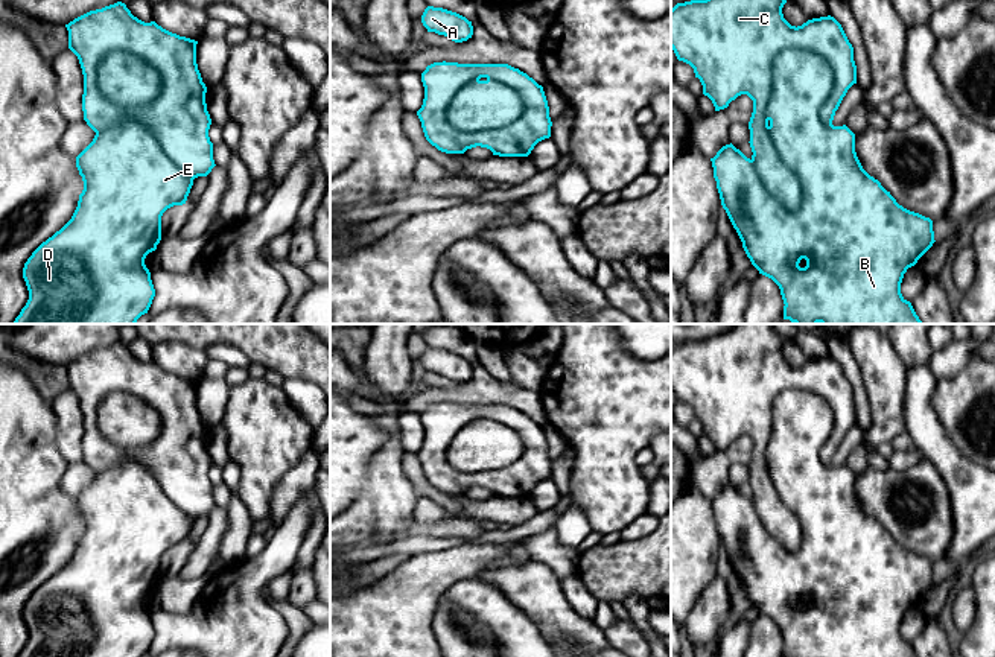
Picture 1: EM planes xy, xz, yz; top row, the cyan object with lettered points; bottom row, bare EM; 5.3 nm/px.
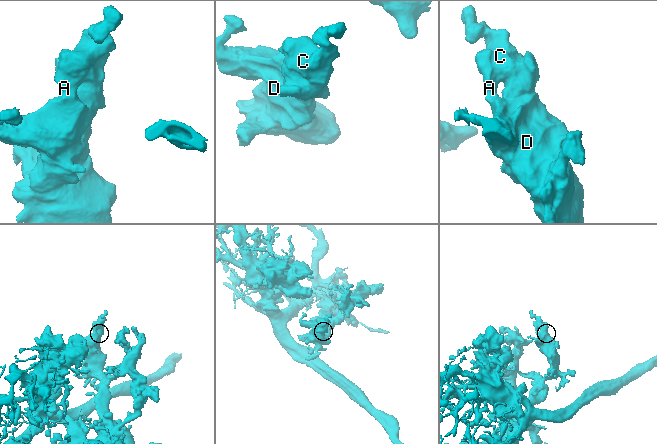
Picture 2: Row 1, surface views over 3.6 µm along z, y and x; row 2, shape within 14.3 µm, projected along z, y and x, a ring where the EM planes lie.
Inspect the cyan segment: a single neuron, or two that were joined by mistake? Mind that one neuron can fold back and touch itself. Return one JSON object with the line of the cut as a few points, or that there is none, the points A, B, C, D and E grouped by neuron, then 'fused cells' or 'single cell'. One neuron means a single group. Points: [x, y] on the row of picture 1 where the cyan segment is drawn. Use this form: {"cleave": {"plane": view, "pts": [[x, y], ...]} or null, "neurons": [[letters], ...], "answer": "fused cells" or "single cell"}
{"cleave": null, "neurons": [["A", "B", "C", "D", "E"]], "answer": "single cell"}

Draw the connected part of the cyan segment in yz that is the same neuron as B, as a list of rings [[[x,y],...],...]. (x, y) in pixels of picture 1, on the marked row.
[[[691,0],[677,3],[671,9],[671,49],[679,61],[694,68],[695,78],[703,85],[715,111],[724,110],[741,94],[753,100],[753,113],[749,122],[750,148],[753,155],[747,158],[732,143],[723,146],[712,161],[714,178],[720,193],[721,205],[736,230],[742,248],[759,274],[771,278],[780,289],[784,300],[784,319],[794,324],[922,324],[910,301],[901,294],[901,283],[908,268],[933,246],[933,221],[899,205],[878,179],[870,176],[861,166],[855,152],[855,134],[846,126],[834,126],[832,120],[847,90],[857,84],[857,65],[854,47],[849,43],[841,24],[831,15],[812,18],[802,26],[791,26],[782,14],[787,0]]]

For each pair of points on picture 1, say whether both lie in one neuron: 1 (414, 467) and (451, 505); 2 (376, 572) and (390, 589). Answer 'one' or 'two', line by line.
1: one
2: two

